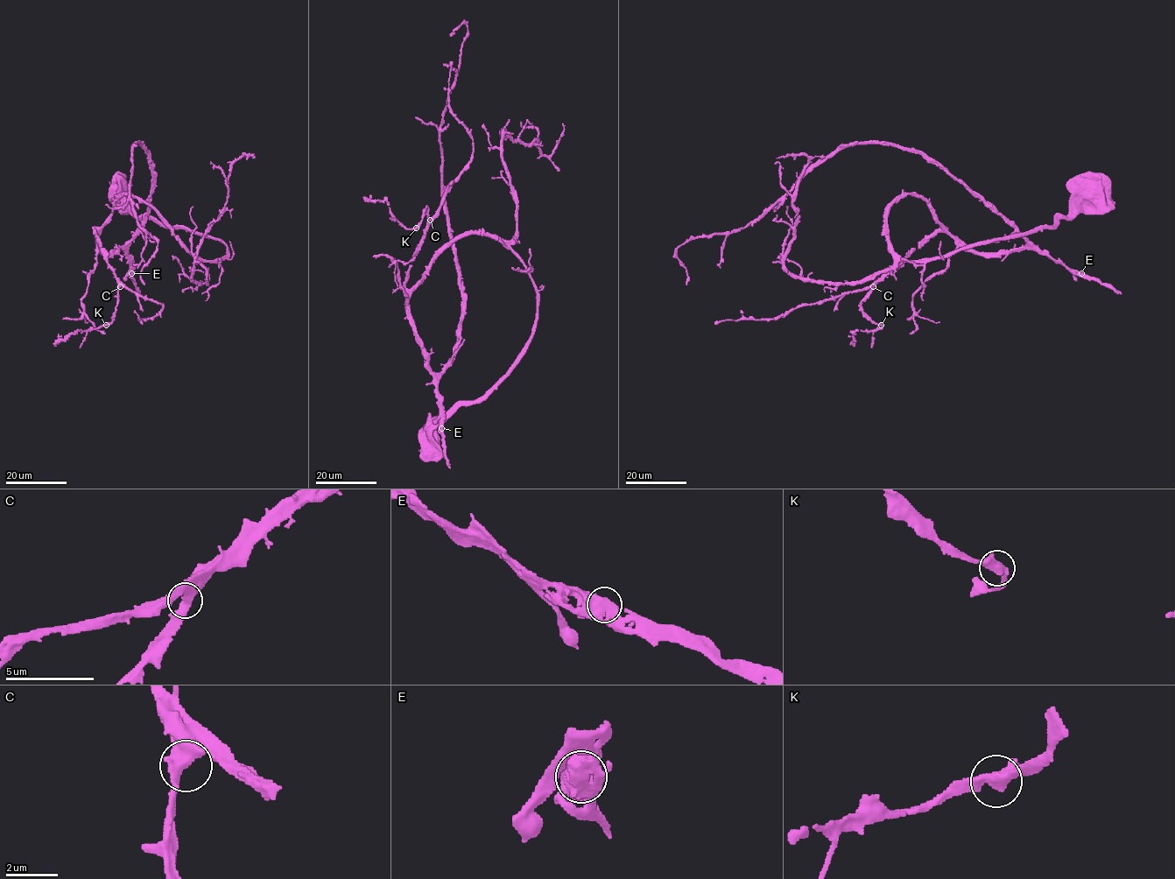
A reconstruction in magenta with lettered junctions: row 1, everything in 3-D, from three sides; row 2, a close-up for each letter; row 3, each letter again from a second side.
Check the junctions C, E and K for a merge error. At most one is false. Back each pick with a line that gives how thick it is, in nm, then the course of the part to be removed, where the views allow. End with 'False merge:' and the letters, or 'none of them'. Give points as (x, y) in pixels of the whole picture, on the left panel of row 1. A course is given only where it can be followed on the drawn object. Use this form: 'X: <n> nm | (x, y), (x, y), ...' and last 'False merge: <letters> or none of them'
False merge: none of them

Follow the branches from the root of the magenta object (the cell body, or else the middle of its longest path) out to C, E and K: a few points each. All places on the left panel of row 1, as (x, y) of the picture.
C: (121, 195), (135, 215), (217, 238), (227, 254), (201, 260), (150, 206), (124, 193), (95, 229), (120, 286)
E: (121, 195), (137, 216), (227, 247), (201, 260), (124, 193), (97, 244), (123, 249), (131, 273)
K: (121, 195), (135, 215), (217, 238), (227, 254), (201, 260), (124, 193), (95, 229), (118, 284), (106, 326)

